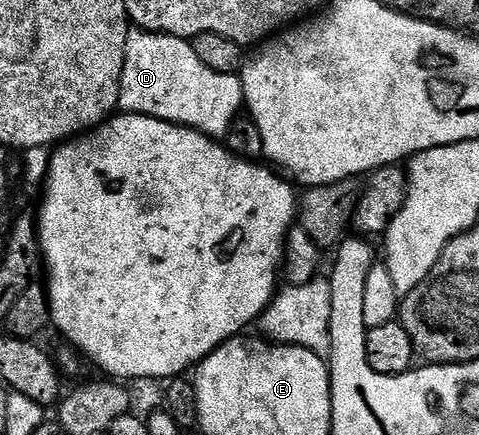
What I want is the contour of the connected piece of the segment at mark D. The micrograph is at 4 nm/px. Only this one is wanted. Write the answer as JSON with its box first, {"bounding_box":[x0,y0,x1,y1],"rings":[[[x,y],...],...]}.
{"bounding_box":[118,29,245,140],"rings":[[[130,29],[127,36],[127,52],[123,60],[123,76],[119,92],[118,107],[126,114],[142,114],[148,118],[158,118],[176,126],[190,126],[214,140],[224,139],[231,120],[242,113],[245,93],[237,74],[224,74],[207,68],[195,56],[192,41],[176,38],[170,34],[153,34],[150,30]]]}

